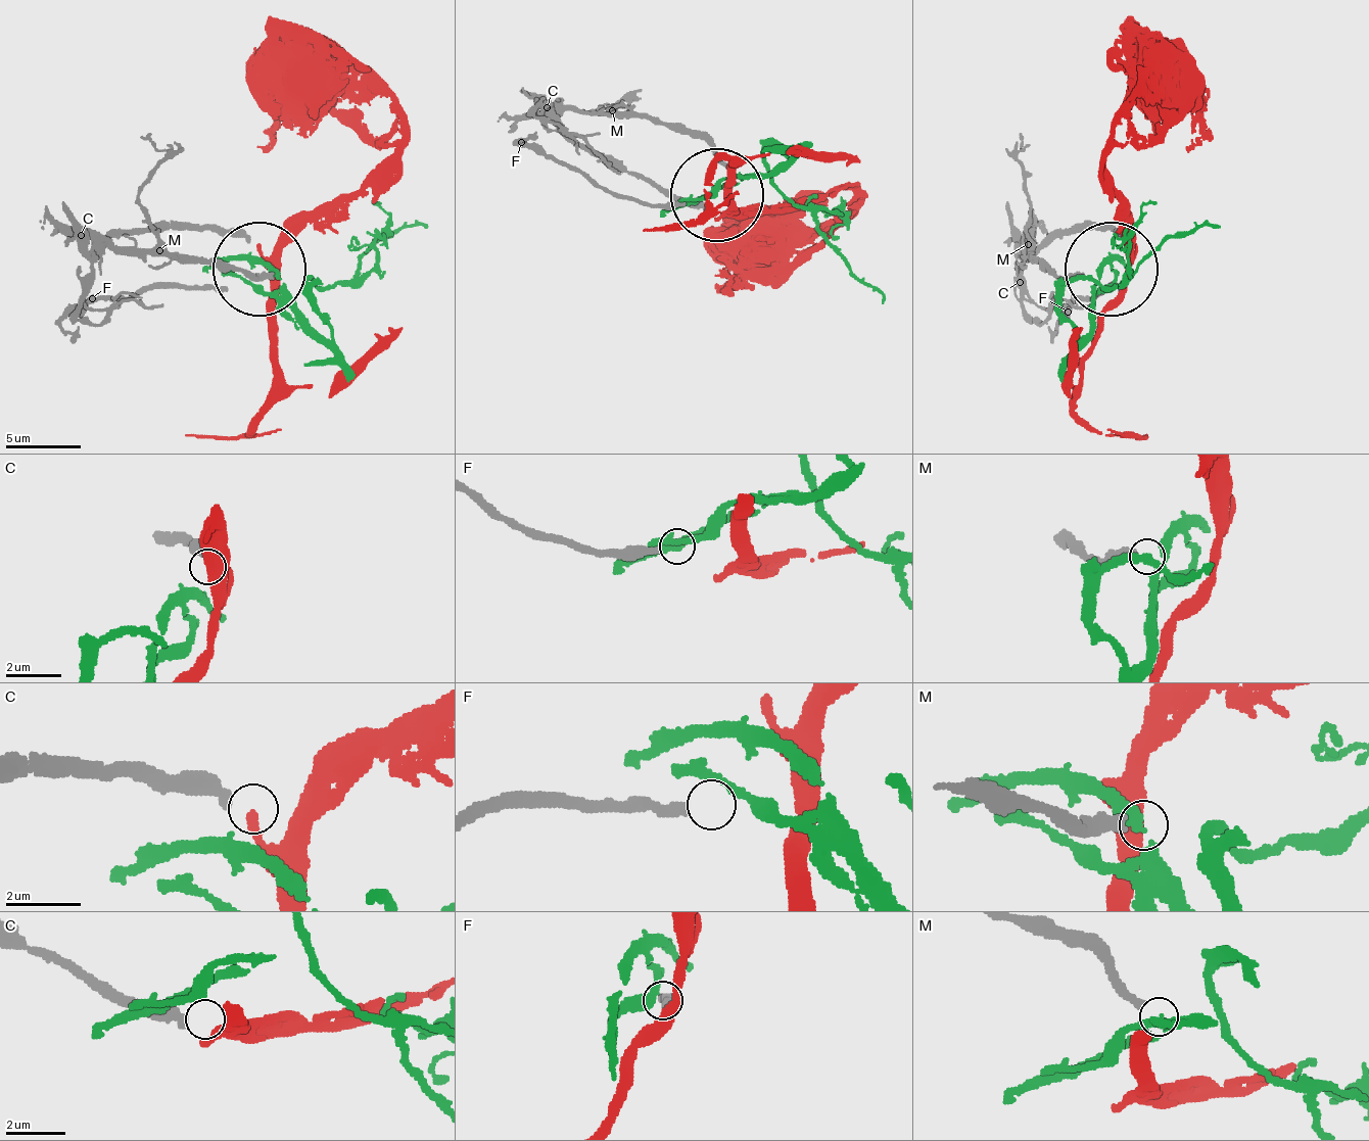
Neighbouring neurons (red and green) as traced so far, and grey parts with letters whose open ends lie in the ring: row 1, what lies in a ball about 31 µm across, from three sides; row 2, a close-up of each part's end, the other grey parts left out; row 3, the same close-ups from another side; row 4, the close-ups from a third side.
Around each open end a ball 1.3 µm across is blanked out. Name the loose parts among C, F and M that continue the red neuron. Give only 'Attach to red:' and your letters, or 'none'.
Attach to red: none

